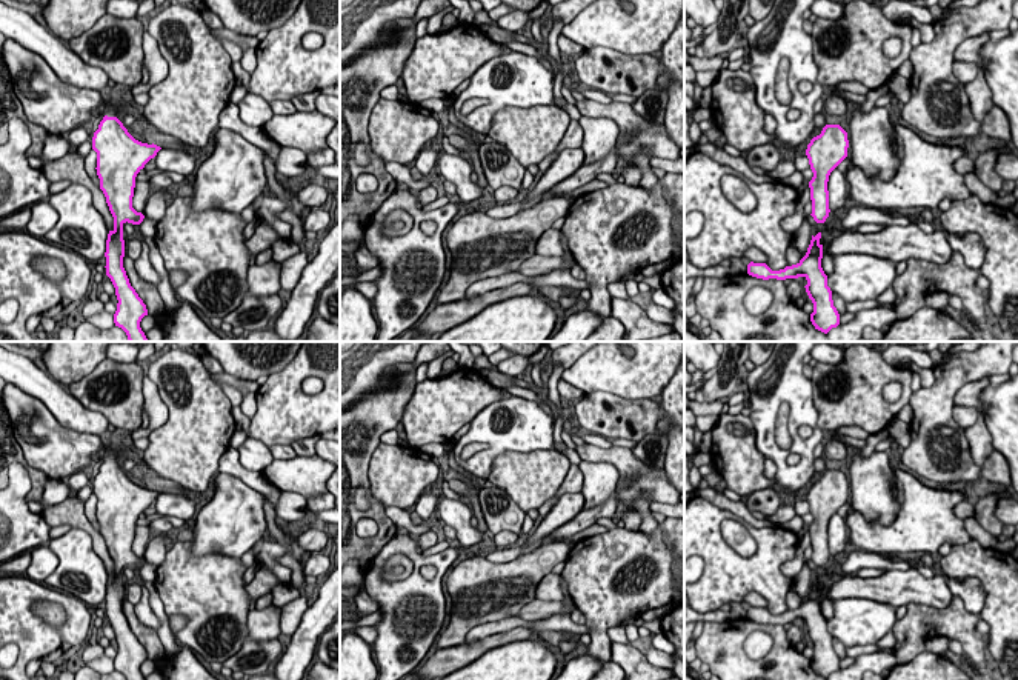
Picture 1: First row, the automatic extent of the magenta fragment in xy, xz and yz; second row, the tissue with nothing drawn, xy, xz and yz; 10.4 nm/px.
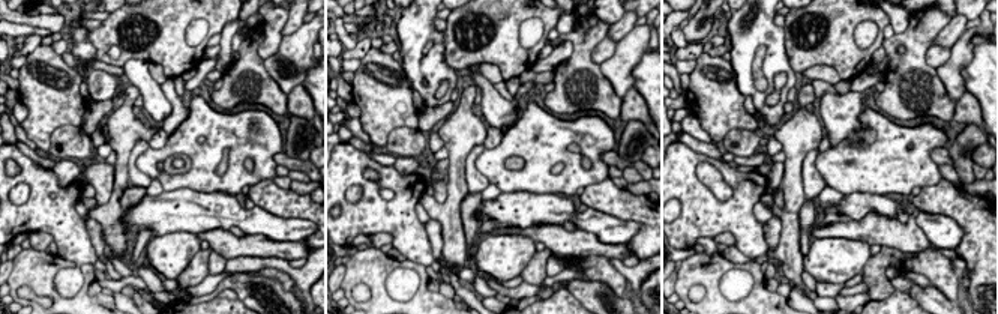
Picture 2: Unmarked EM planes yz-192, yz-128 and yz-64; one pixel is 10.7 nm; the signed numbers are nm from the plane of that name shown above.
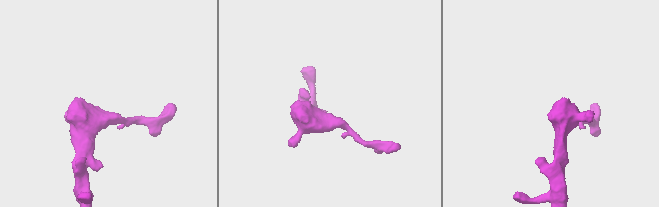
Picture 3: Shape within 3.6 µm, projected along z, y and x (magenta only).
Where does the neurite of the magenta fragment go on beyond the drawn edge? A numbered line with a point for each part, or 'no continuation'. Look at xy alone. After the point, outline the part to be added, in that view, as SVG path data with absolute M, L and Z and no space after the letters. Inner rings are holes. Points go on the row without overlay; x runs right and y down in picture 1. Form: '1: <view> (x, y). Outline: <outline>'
1: xy (48, 446). Outline: M5 383L2 400L28 466L43 471L48 478L62 480L83 471L89 466L94 454L101 449L106 452L108 462L115 462L117 455L123 454L118 448L111 451L98 435L83 434L62 426L38 398L25 394L11 383Z

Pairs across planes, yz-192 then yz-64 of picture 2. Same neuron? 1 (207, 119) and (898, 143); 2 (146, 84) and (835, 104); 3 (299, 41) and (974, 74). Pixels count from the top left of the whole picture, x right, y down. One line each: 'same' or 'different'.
1: same
2: same
3: different

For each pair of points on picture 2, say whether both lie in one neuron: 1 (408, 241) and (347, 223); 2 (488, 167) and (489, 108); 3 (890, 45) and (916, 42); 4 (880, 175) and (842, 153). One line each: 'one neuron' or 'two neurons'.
1: one neuron
2: two neurons
3: one neuron
4: one neuron

